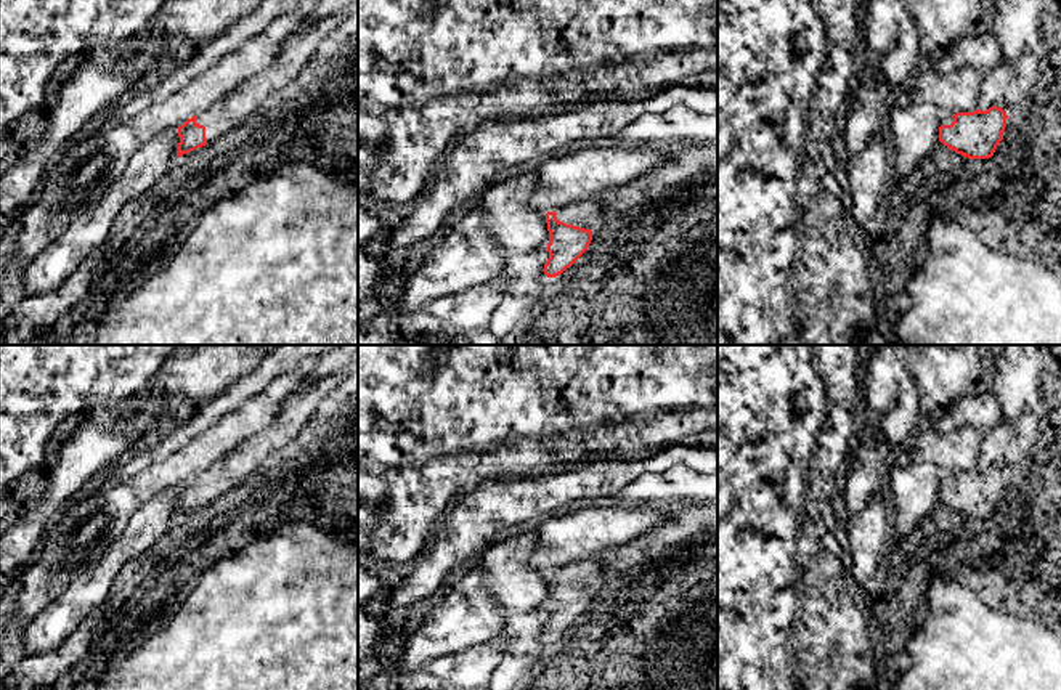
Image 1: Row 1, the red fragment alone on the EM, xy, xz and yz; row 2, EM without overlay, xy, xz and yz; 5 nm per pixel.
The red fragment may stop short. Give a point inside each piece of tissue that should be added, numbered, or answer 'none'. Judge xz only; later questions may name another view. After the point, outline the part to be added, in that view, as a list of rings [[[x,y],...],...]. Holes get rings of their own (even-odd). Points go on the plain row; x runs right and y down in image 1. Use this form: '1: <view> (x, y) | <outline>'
1: xz (586, 573) | [[[594,558],[568,563],[555,570],[559,581],[591,591],[600,586],[602,574],[602,565]]]

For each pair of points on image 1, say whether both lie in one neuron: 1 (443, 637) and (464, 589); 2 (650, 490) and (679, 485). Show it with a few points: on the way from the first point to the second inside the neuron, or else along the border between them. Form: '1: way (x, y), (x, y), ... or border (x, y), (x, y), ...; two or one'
1: way (453, 626), (463, 616), (463, 600); one
2: way (657, 488), (673, 485); one

